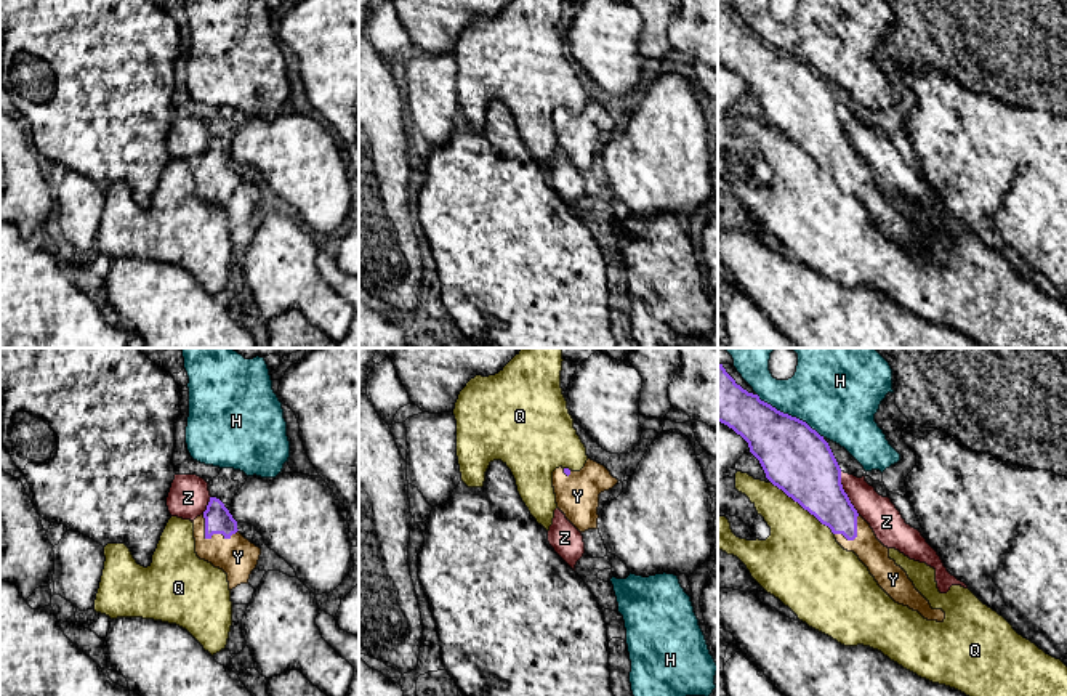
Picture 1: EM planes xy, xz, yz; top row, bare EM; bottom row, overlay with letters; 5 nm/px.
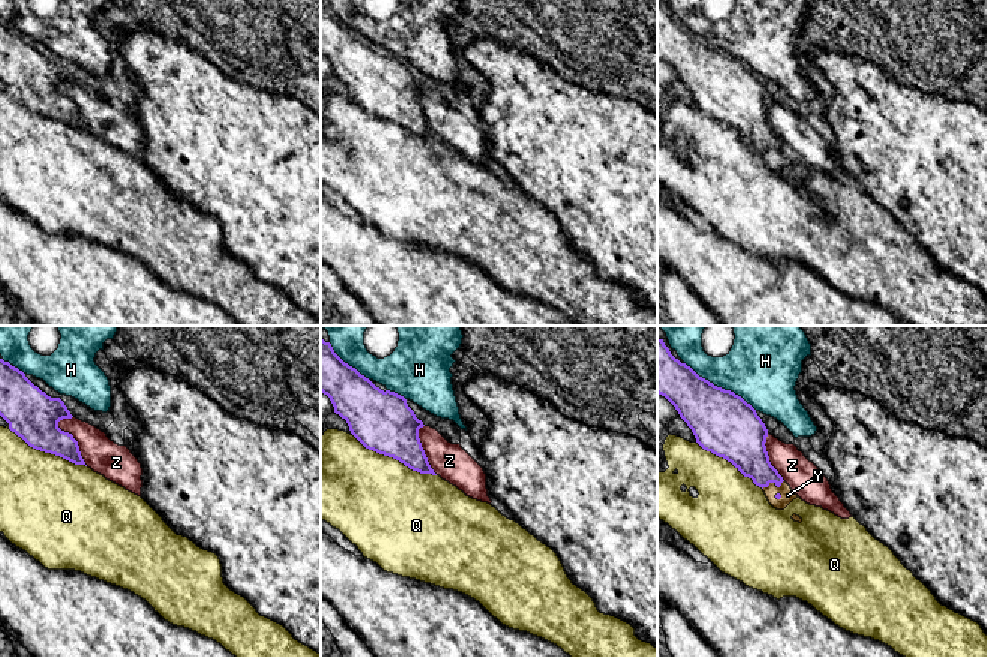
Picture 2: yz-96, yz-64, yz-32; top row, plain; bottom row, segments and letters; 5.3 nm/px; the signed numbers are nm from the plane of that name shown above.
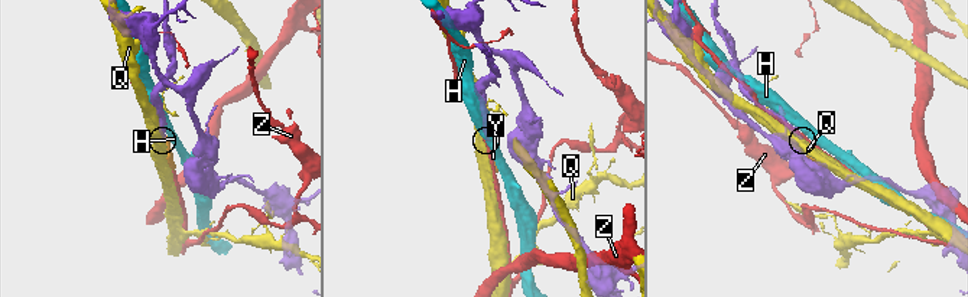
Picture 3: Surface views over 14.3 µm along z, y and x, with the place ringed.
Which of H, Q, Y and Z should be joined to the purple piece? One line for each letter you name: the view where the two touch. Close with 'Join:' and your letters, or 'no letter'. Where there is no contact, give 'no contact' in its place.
Y: contact in xy
Join: Y

